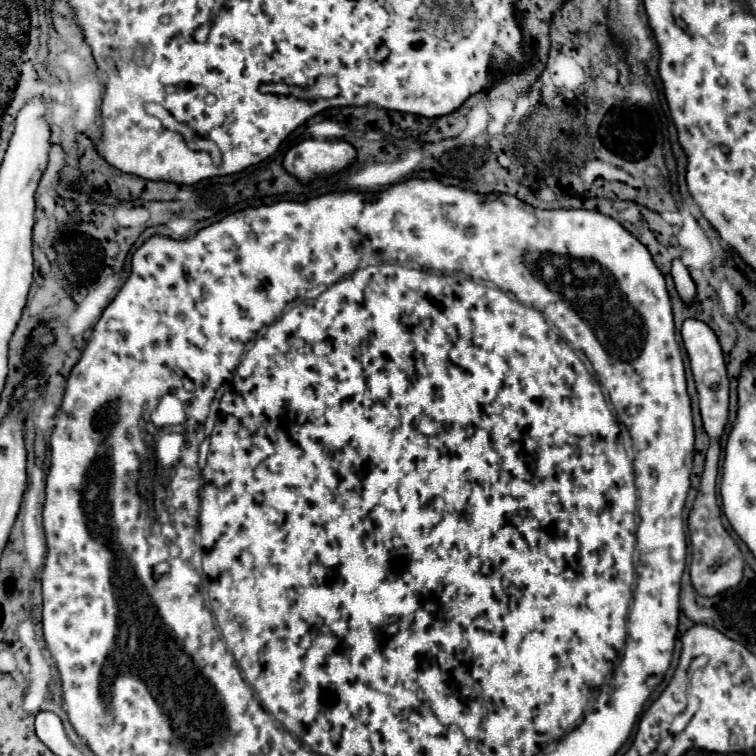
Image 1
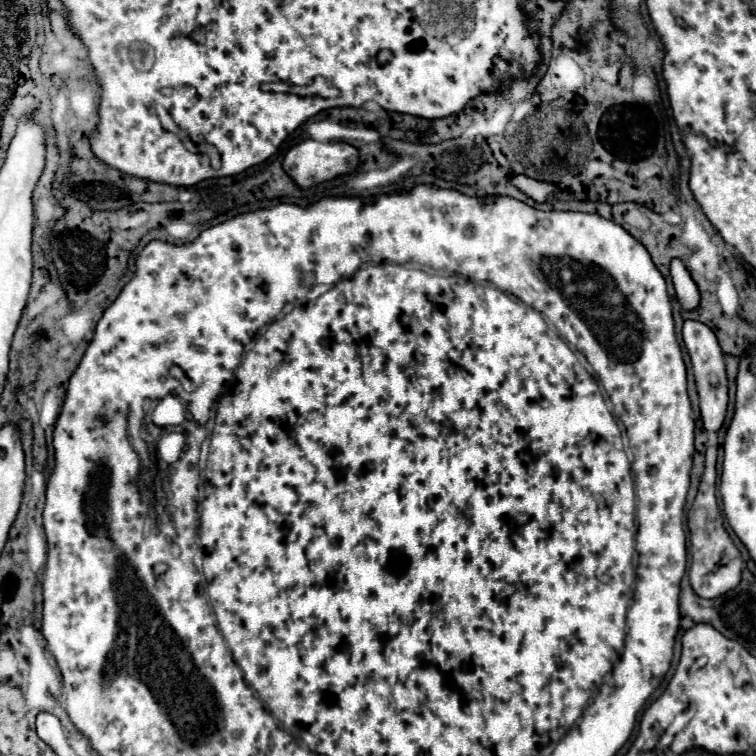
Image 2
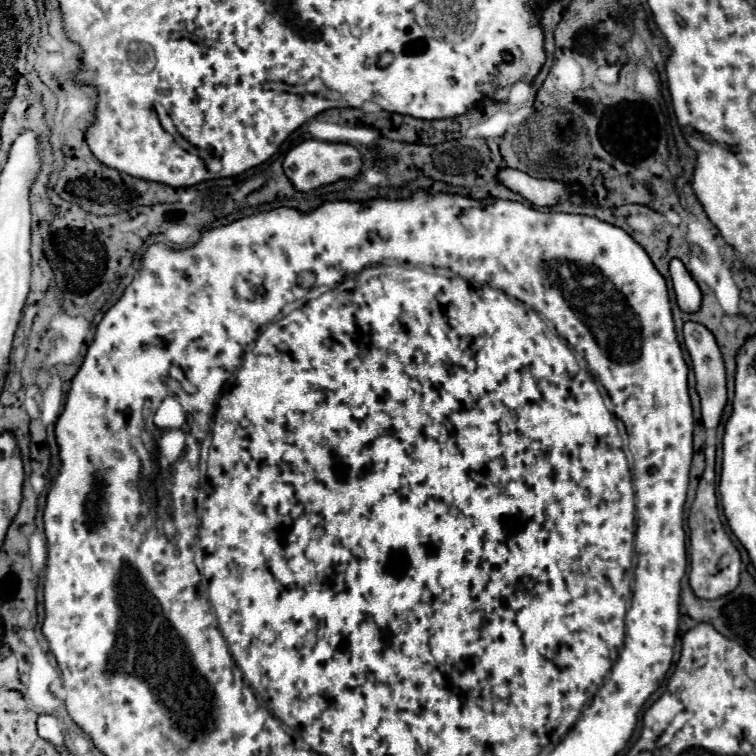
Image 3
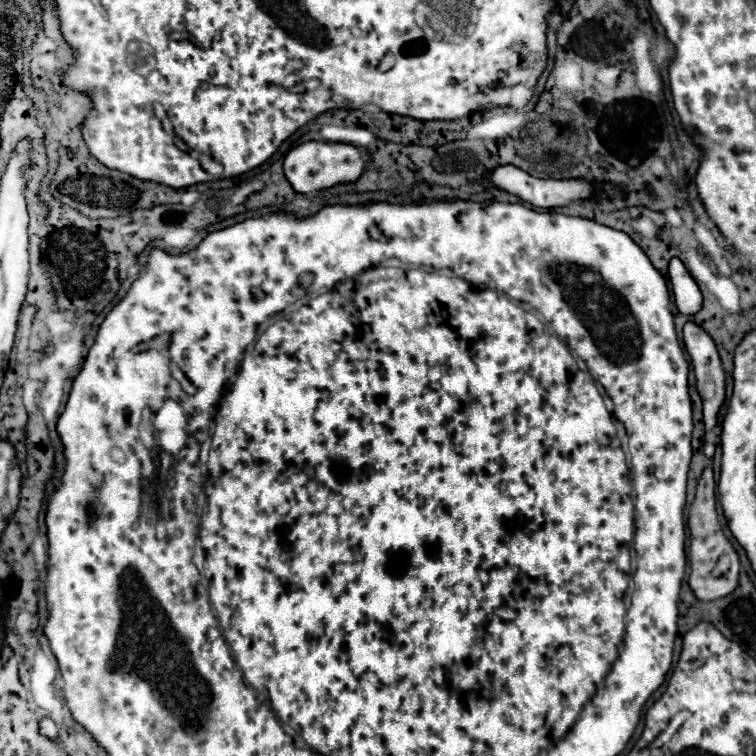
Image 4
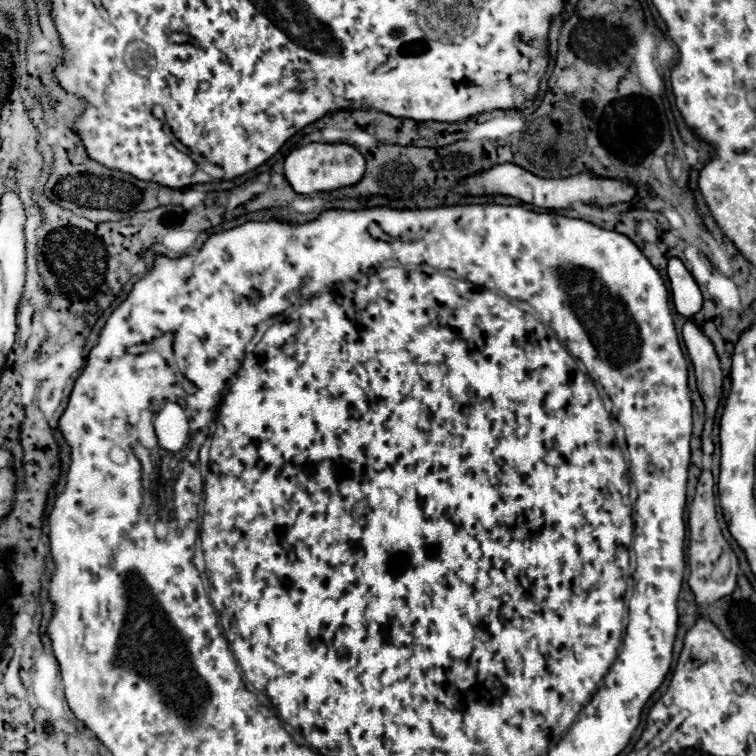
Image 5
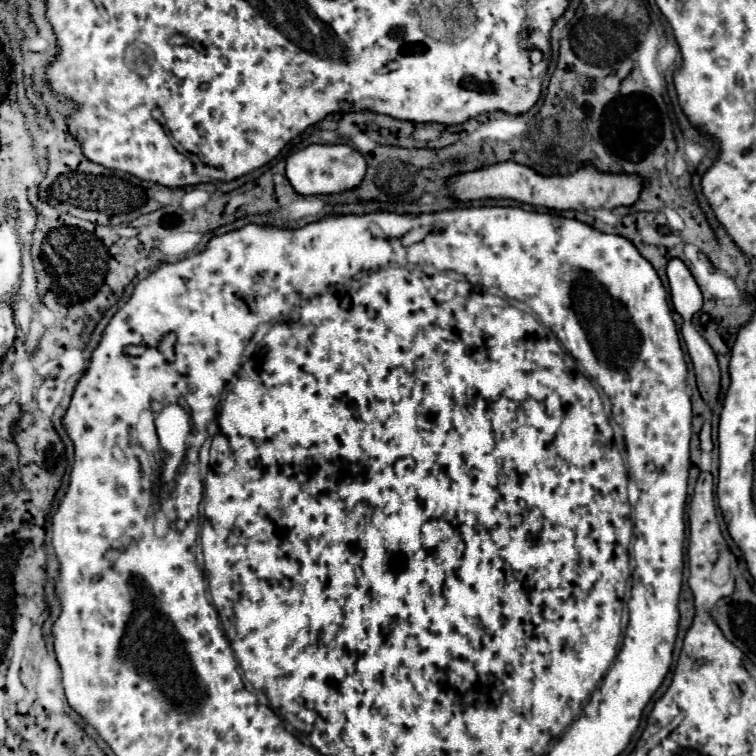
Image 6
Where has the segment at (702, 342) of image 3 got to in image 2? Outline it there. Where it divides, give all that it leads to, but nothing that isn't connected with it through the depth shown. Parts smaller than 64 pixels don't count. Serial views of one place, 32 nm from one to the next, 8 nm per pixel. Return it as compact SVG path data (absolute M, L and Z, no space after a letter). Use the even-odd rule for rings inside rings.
M686 320L682 328L682 338L684 346L688 350L692 370L694 370L694 380L700 396L700 412L704 420L704 428L708 432L720 432L724 420L726 420L726 408L728 408L728 380L726 380L726 368L724 368L724 356L718 346L718 340L714 332L696 320Z

